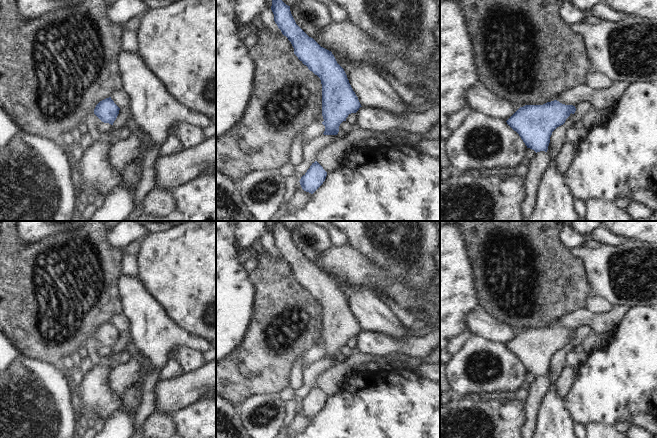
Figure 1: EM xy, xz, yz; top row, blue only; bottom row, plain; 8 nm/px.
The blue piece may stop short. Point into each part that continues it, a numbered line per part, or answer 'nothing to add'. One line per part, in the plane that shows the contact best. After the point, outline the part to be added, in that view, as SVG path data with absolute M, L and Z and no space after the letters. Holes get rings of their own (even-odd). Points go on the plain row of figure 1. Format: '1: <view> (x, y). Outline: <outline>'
nothing to add

